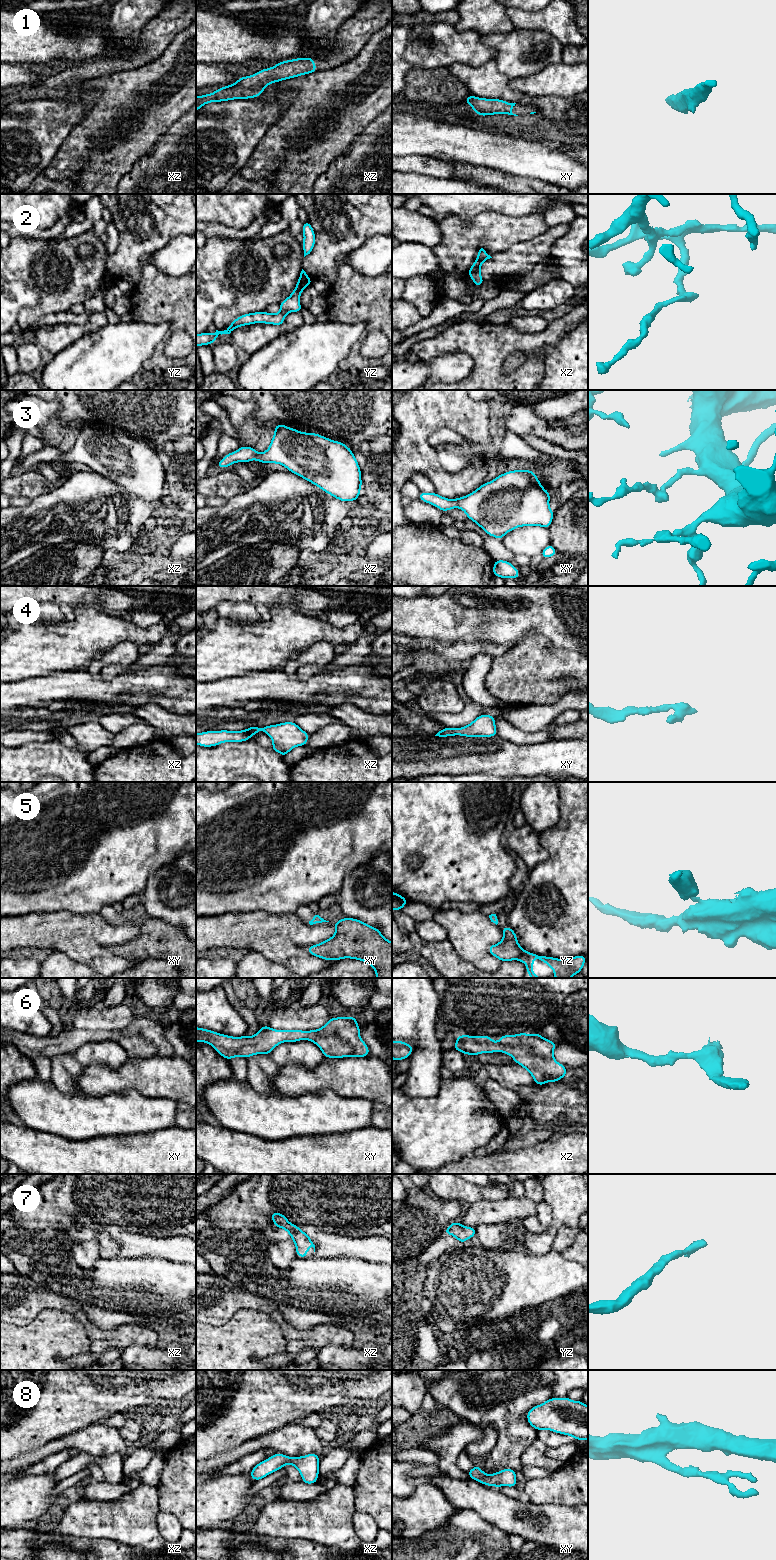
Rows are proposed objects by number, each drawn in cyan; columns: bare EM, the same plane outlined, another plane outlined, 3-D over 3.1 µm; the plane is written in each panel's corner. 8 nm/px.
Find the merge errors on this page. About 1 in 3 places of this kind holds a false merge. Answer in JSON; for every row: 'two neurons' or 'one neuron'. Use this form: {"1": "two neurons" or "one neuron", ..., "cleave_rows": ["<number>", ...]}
{"1": "one neuron", "2": "one neuron", "3": "one neuron", "4": "one neuron", "5": "one neuron", "6": "one neuron", "7": "one neuron", "8": "one neuron", "cleave_rows": []}

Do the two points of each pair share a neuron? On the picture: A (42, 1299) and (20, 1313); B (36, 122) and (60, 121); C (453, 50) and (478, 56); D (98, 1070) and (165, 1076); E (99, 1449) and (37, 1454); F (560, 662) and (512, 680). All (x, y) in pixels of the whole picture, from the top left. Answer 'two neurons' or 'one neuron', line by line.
A: one neuron
B: one neuron
C: one neuron
D: one neuron
E: one neuron
F: one neuron

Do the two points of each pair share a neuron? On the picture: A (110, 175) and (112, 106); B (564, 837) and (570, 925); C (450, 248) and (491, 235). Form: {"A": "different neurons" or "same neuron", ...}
{"A": "same neuron", "B": "same neuron", "C": "same neuron"}

